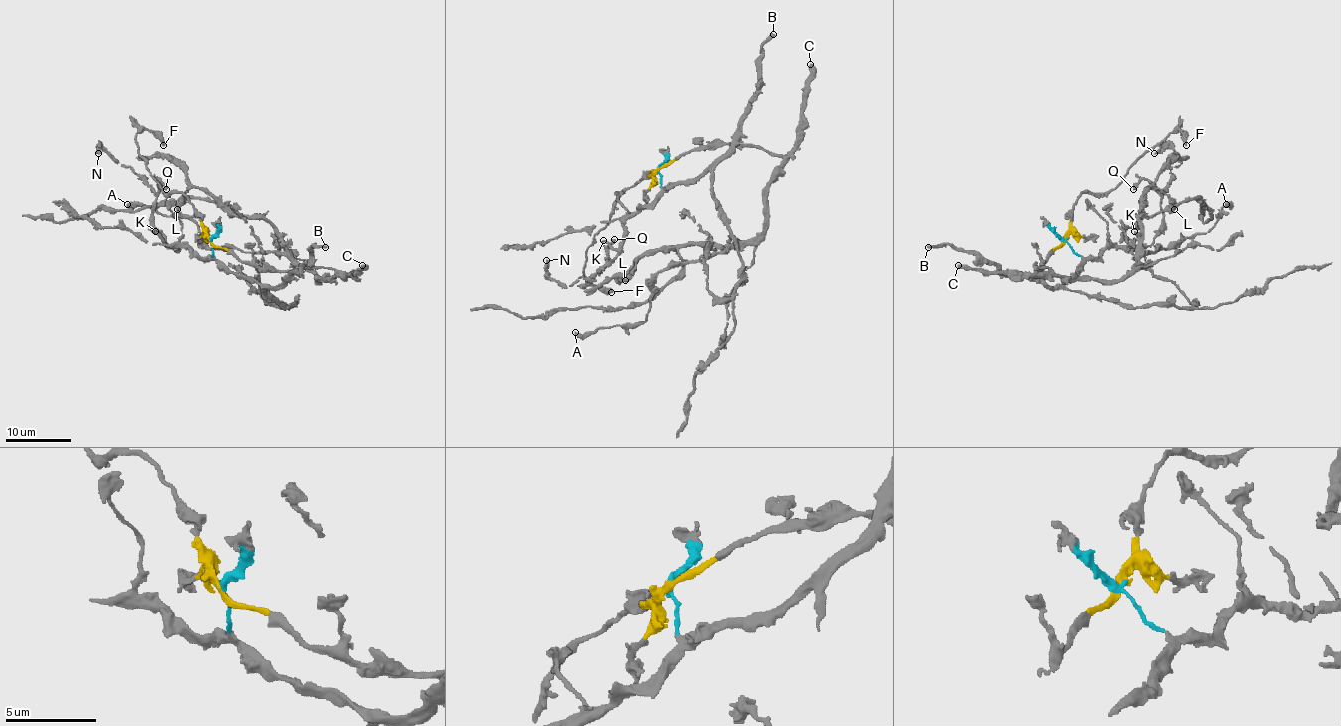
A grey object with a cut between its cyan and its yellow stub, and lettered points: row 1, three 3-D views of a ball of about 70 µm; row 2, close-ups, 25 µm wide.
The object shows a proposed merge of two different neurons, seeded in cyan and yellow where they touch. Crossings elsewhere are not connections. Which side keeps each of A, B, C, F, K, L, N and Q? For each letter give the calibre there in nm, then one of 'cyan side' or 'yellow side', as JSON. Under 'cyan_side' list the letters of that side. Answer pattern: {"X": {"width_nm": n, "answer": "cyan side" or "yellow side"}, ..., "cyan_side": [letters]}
{"A": {"width_nm": 440, "answer": "yellow side"}, "B": {"width_nm": 360, "answer": "cyan side"}, "C": {"width_nm": 480, "answer": "yellow side"}, "F": {"width_nm": 320, "answer": "yellow side"}, "K": {"width_nm": 240, "answer": "cyan side"}, "L": {"width_nm": 260, "answer": "yellow side"}, "N": {"width_nm": 280, "answer": "cyan side"}, "Q": {"width_nm": 400, "answer": "cyan side"}, "cyan_side": ["B", "K", "N", "Q"]}

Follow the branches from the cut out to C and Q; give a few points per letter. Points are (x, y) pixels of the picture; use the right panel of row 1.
C: (1063, 241), (1037, 268), (1047, 267), (1049, 270), (1000, 273), (957, 265)
Q: (1063, 241), (1086, 257), (1116, 247), (1145, 249), (1163, 226), (1163, 211), (1160, 195), (1147, 180), (1134, 190)

